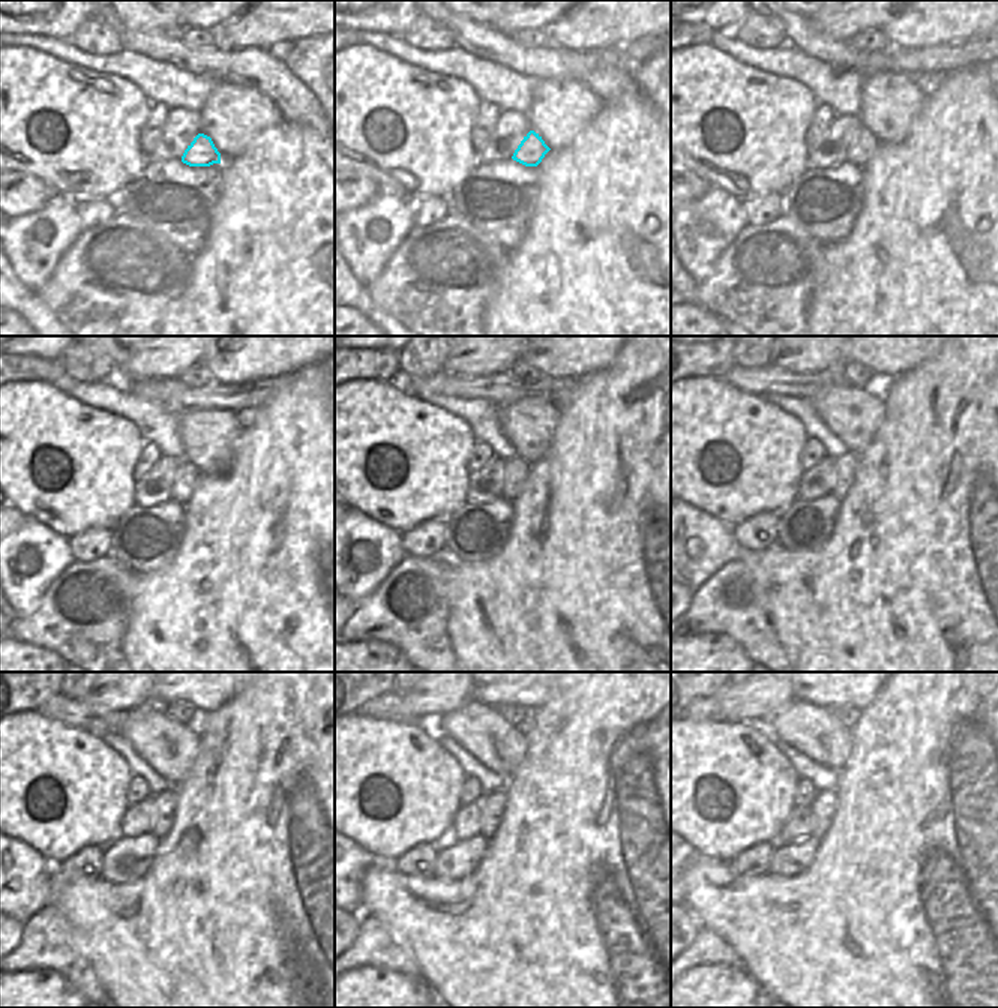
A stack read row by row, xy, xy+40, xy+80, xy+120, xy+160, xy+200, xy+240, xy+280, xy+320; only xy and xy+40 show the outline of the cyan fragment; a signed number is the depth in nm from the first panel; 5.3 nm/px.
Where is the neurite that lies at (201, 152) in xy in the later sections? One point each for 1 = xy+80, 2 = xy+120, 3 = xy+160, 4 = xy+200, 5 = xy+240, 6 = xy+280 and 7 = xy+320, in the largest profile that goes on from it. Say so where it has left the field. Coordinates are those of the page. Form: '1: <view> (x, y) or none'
1: xy+80 (865, 144)
2: xy+120 (188, 476)
3: xy+160 (517, 468)
4: xy+200 (847, 464)
5: xy+240 (165, 801)
6: xy+280 (492, 806)
7: xy+320 (823, 807)

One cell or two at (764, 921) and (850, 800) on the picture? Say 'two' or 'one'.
one

